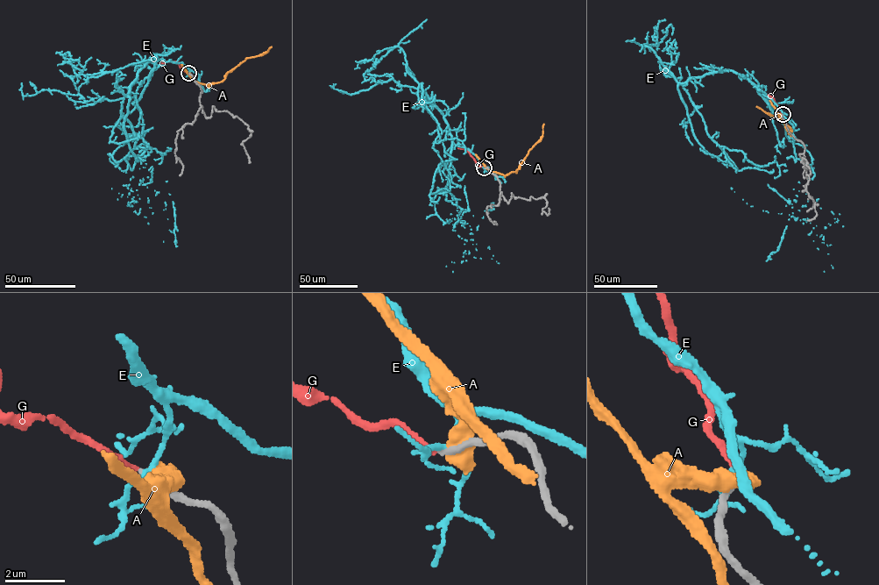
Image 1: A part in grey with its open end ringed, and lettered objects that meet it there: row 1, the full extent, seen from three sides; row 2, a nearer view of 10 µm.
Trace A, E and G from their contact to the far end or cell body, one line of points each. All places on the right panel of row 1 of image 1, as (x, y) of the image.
A: (783, 115), (780, 117), (790, 133), (790, 127), (783, 120), (756, 106)
E: (782, 114), (730, 70), (682, 83), (707, 135), (739, 170), (769, 172), (793, 217), (731, 187)
G: (783, 114), (773, 98), (761, 90)

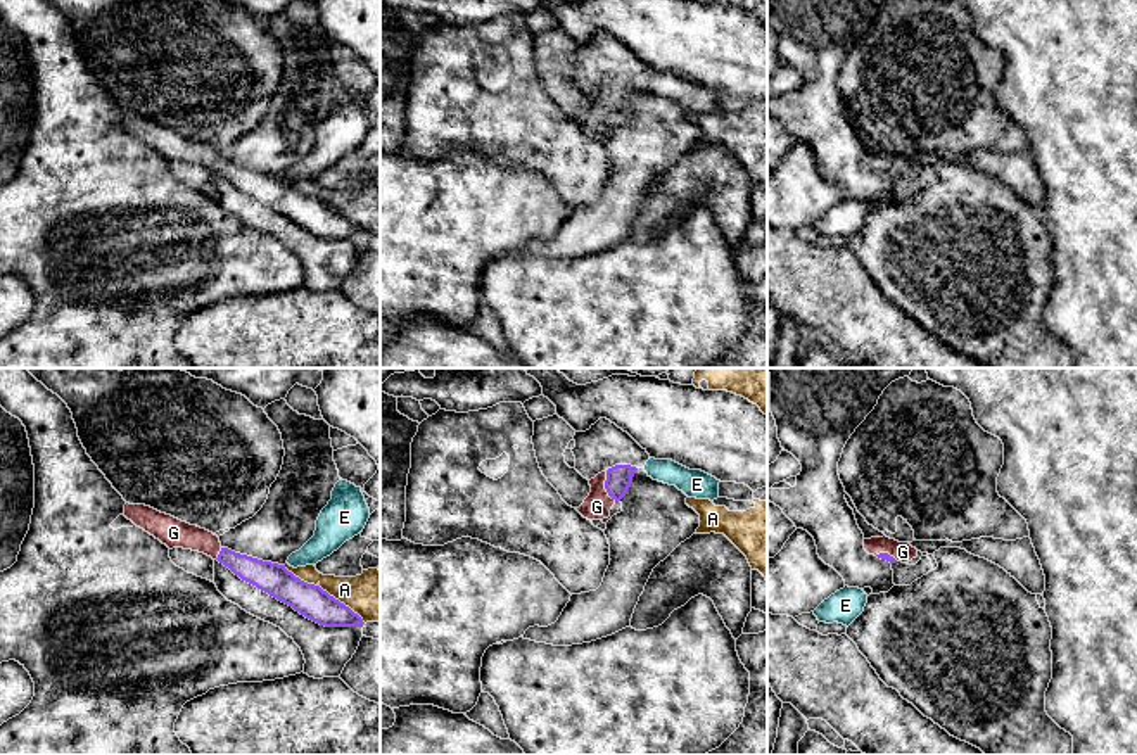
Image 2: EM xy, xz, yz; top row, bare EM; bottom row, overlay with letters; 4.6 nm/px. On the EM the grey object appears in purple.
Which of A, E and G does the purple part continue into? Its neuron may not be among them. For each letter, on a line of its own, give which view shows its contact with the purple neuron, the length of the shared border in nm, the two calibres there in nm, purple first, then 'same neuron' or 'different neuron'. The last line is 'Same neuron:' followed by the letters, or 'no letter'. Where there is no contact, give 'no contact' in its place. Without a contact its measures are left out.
A: xy | 460 nm | 150/240 nm | different neuron
E: no contact | different neuron
G: xz | 150 nm | 120/130 nm | same neuron
Same neuron: G

